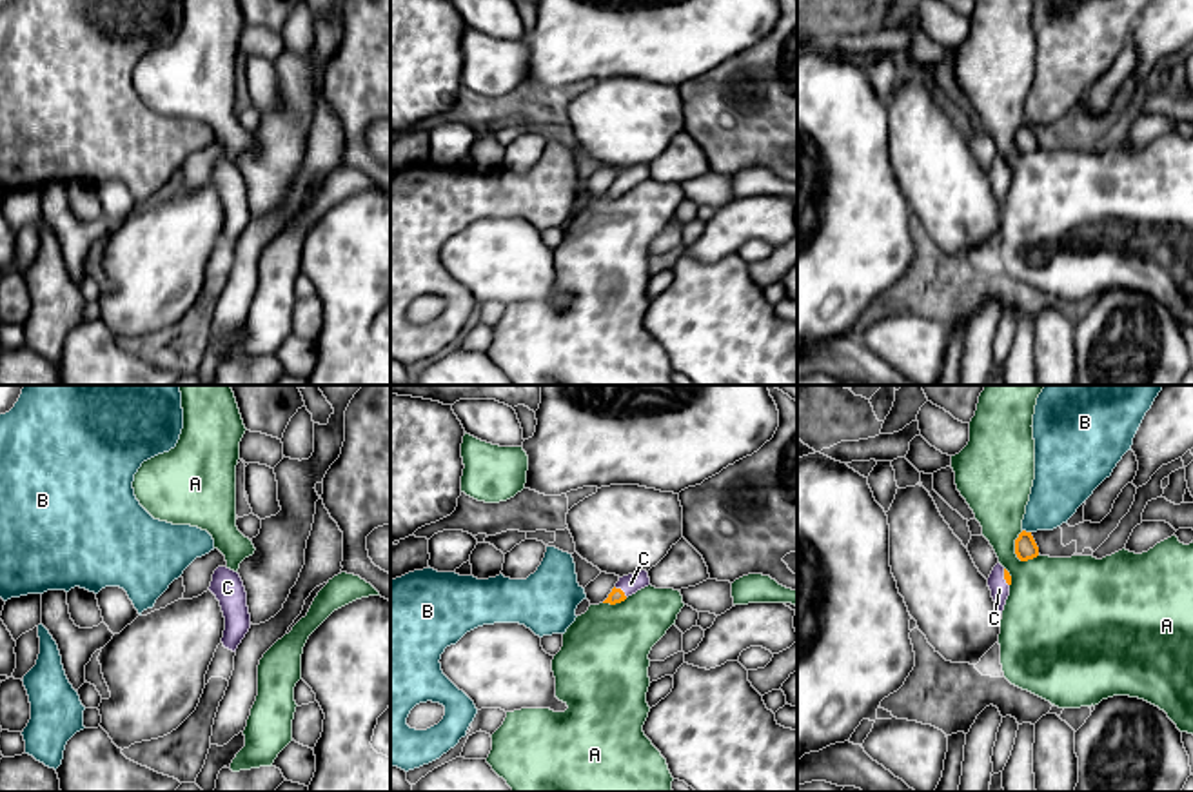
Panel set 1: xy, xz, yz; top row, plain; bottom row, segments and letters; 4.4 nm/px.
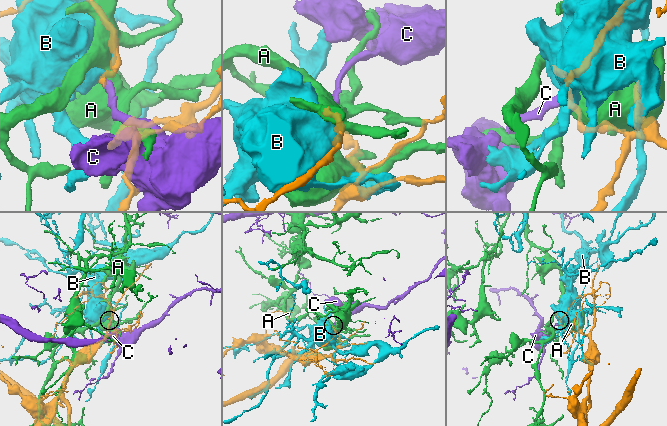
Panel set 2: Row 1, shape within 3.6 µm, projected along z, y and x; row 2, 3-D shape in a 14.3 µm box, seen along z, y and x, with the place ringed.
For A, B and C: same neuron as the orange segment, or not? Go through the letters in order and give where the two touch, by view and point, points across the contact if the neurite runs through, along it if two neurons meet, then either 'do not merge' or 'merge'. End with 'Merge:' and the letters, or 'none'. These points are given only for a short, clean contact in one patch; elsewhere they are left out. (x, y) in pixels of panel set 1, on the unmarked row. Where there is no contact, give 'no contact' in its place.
A: yz (1015, 142) | along yz (1023, 124), (1015, 133), (1015, 148), (1026, 155) | do not merge
B: yz (1025, 124) | do not merge
C: xz (621, 184) | along xz (614, 180), (627, 189) | do not merge
Merge: none

